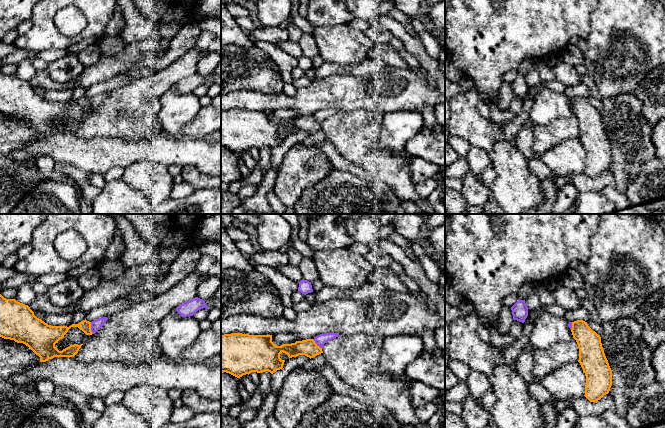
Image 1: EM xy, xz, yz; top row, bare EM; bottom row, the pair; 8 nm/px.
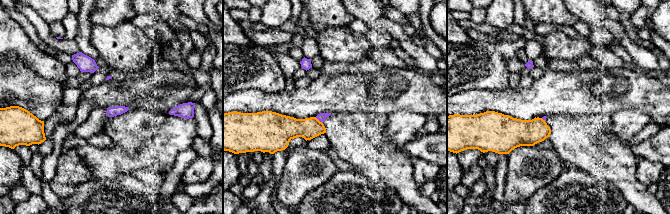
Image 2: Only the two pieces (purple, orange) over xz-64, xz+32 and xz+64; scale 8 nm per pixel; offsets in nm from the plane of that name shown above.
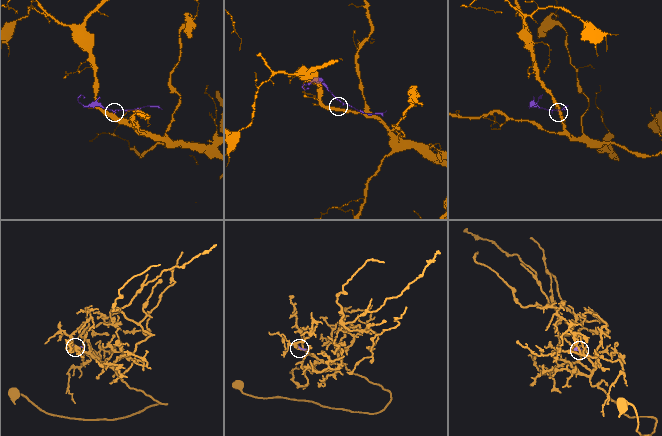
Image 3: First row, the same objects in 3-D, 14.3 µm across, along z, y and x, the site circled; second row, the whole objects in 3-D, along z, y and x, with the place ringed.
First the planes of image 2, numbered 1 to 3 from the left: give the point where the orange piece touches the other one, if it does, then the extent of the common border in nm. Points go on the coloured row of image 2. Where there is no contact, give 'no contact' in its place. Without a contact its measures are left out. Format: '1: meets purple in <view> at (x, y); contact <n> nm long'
1: no contact
2: meets purple in xz+32 at (319, 120); contact 80 nm long
3: meets purple in xz+64 at (543, 119); contact 40 nm long

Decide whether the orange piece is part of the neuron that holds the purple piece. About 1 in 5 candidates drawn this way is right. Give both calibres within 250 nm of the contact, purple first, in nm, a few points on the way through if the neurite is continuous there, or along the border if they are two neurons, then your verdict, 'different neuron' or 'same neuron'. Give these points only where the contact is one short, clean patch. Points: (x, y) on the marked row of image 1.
80 nm thick on the purple side, 90 nm on the other; border along xy (90, 322), (90, 330), (93, 333); different neuron

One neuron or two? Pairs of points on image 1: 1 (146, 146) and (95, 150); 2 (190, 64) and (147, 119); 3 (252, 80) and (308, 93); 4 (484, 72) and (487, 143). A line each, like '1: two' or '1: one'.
1: one
2: one
3: two
4: two

